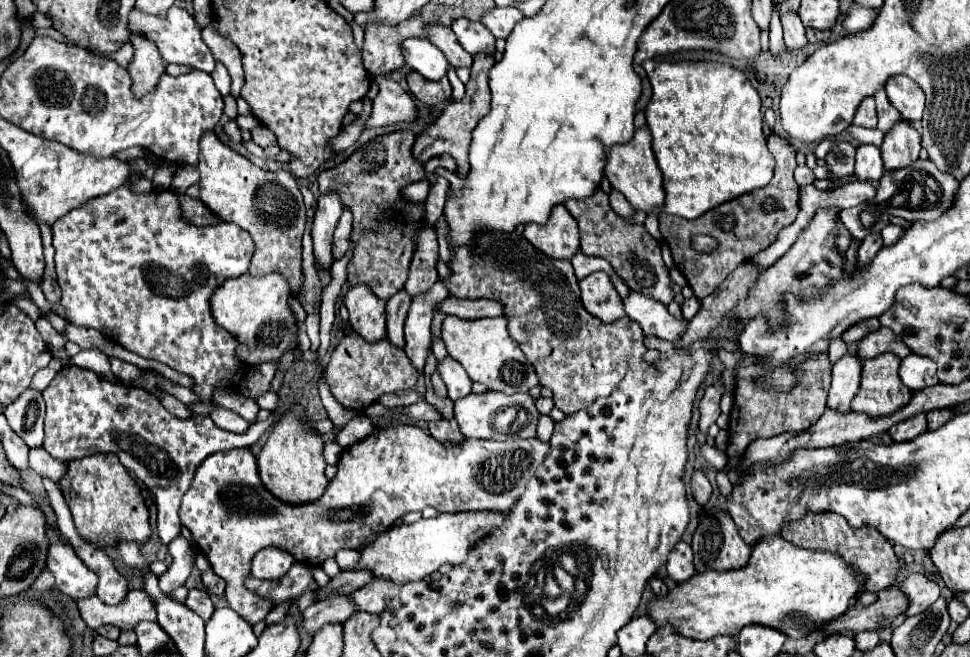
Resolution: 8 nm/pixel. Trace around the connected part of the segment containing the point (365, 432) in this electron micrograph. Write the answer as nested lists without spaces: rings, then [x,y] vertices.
[[[365,414],[363,416],[355,416],[349,420],[349,424],[337,434],[337,442],[339,446],[343,448],[349,448],[351,444],[357,444],[361,440],[365,440],[369,434],[373,434],[375,430],[375,424],[371,418],[367,418]]]

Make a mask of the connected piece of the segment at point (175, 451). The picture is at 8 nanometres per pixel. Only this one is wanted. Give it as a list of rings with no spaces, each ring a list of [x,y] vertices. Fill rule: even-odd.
[[[67,366],[63,368],[51,384],[43,390],[43,398],[47,404],[47,416],[45,416],[45,440],[43,448],[57,460],[69,462],[77,458],[85,458],[97,452],[113,452],[119,456],[123,466],[137,478],[141,480],[149,490],[163,488],[167,492],[153,492],[155,504],[157,504],[157,530],[159,530],[159,540],[161,544],[169,546],[175,536],[181,534],[181,522],[179,522],[179,502],[183,494],[189,490],[193,474],[197,466],[215,452],[221,450],[233,450],[233,448],[247,448],[253,446],[259,436],[271,426],[273,416],[269,416],[265,422],[253,422],[245,434],[233,434],[227,430],[221,430],[213,424],[211,418],[207,416],[191,416],[189,420],[179,420],[173,414],[169,414],[159,400],[145,392],[143,388],[133,388],[133,386],[123,386],[123,384],[111,384],[97,376],[91,370],[77,368],[77,366]]]

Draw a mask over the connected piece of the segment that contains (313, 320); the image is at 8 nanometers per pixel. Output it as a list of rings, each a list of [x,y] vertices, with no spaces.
[[[307,314],[305,318],[305,332],[311,340],[311,348],[319,348],[319,314]]]

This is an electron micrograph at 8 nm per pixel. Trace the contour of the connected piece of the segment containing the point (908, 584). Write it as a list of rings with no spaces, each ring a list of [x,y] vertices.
[[[913,574],[905,578],[905,582],[901,584],[901,590],[907,594],[909,604],[911,604],[909,610],[905,612],[907,616],[919,614],[927,606],[931,606],[941,594],[937,582],[927,574]]]

